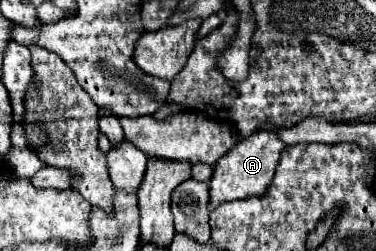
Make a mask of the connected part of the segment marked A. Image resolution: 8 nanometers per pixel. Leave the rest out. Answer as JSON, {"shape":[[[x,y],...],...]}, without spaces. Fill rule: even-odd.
{"shape":[[[256,132],[250,138],[242,138],[230,152],[226,152],[226,156],[222,156],[222,160],[218,160],[218,164],[214,164],[210,180],[210,210],[224,202],[266,194],[266,188],[272,182],[282,150],[284,146],[280,138],[276,138],[276,134],[270,132]]]}

